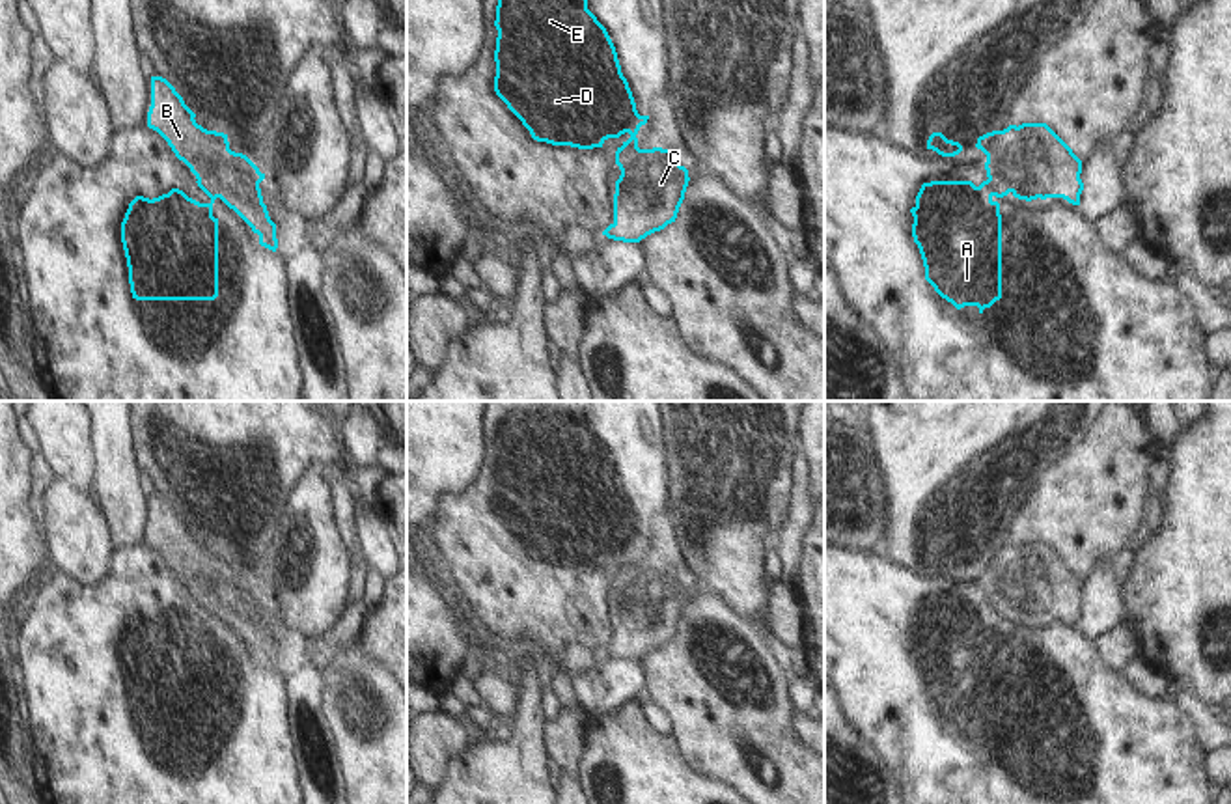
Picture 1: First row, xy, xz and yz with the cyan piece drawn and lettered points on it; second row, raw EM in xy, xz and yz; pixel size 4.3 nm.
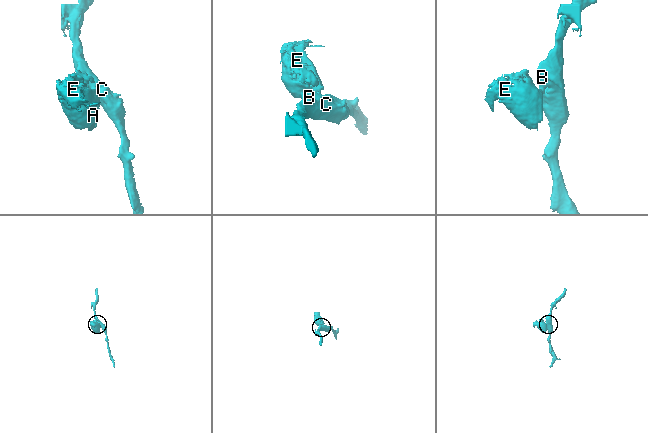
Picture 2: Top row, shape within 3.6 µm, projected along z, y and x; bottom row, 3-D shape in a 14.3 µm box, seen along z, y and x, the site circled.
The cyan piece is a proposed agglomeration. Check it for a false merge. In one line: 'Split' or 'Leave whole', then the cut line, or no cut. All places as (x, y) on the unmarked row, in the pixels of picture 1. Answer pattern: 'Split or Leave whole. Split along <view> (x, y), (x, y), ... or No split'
Split. Split along xy (198, 596), (211, 597), (221, 594), (221, 614)

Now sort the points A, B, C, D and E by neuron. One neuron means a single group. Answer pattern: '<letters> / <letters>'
A D E / B C

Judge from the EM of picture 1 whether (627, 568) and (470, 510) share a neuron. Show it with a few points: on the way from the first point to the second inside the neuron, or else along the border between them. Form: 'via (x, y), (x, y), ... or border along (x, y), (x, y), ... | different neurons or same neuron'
via (588, 547), (582, 543), (536, 540), (510, 528) | same neuron

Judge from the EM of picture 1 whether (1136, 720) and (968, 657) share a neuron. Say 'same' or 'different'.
same

